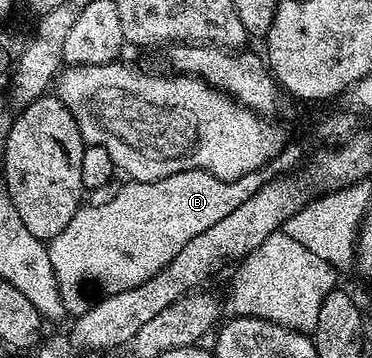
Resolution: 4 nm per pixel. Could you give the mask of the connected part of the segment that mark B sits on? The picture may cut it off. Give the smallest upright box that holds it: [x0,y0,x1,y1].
[47,171,261,313]

